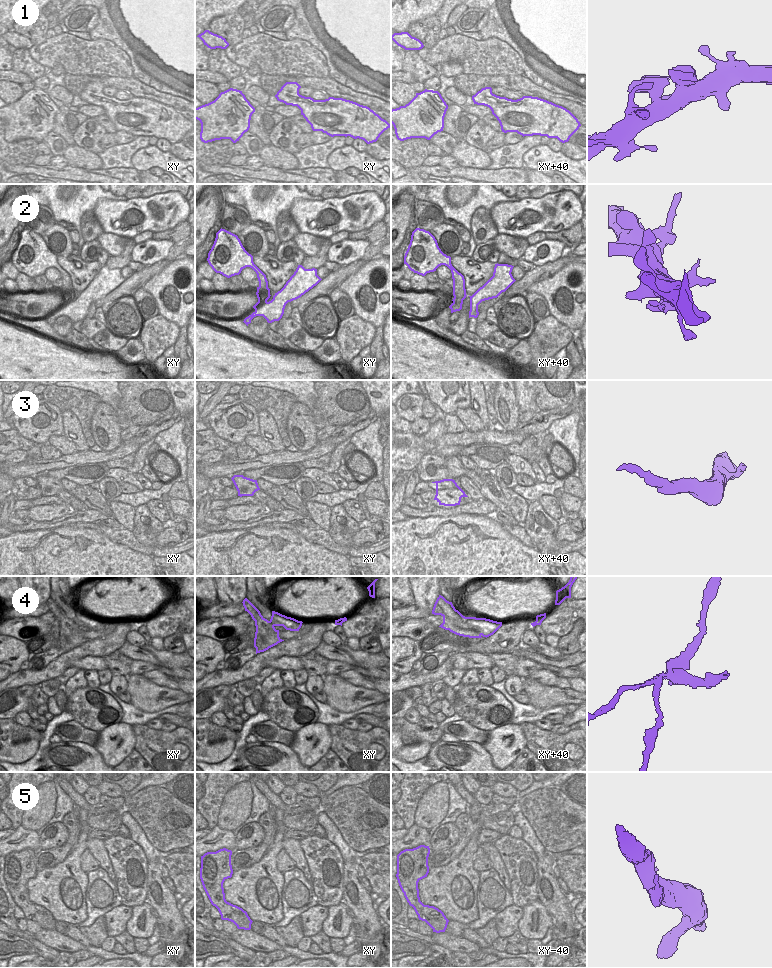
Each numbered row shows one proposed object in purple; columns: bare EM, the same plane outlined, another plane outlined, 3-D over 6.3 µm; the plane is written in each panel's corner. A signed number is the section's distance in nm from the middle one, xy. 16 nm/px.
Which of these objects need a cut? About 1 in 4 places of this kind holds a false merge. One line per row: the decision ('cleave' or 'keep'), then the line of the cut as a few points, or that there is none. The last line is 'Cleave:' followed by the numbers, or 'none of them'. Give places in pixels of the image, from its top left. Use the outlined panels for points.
1: keep; no cut
2: keep; no cut
3: cleave; cut in xy+40 along (460, 488), (450, 488), (446, 492), (436, 494)
4: cleave; cut in xy+40 along (436, 600), (442, 610), (457, 626), (472, 628)
5: keep; no cut
Cleave: 3, 4

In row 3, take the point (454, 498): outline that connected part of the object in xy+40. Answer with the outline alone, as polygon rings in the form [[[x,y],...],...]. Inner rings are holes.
[[[447,488],[447,491],[450,493],[442,493],[442,494],[436,494],[434,500],[436,500],[439,505],[444,506],[456,506],[460,505],[461,498],[462,497],[468,497],[465,492],[460,489],[449,489]]]

